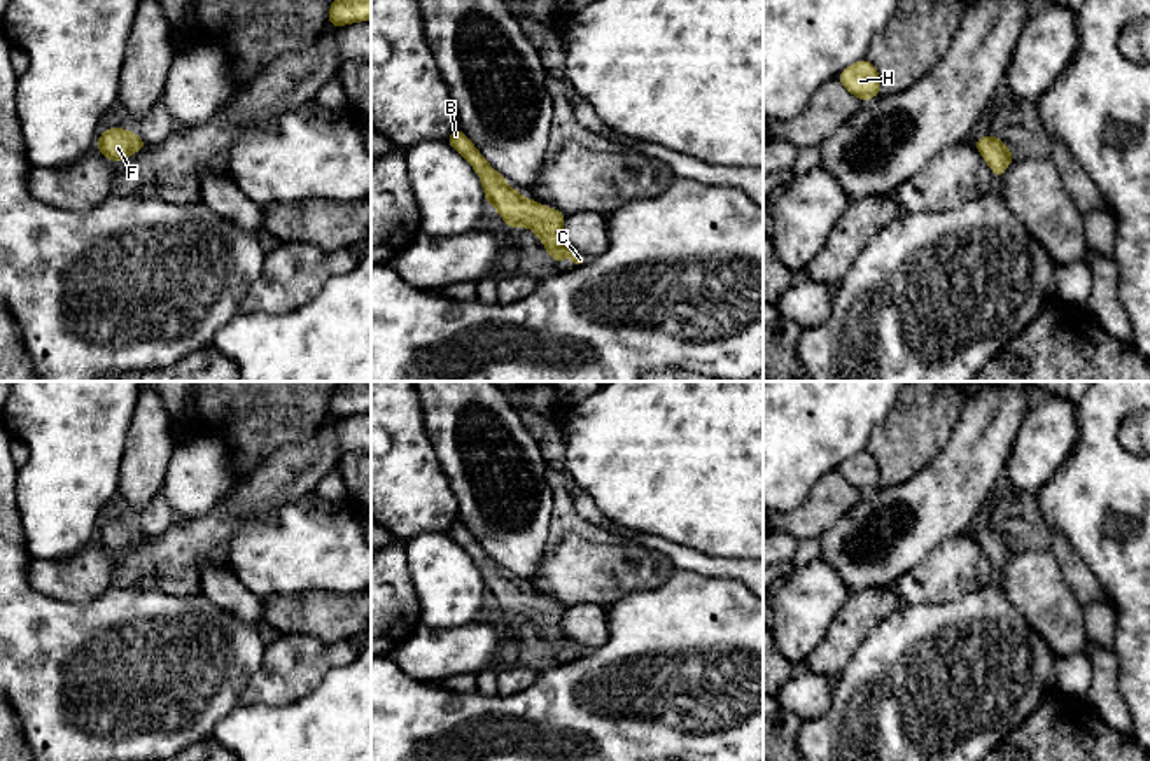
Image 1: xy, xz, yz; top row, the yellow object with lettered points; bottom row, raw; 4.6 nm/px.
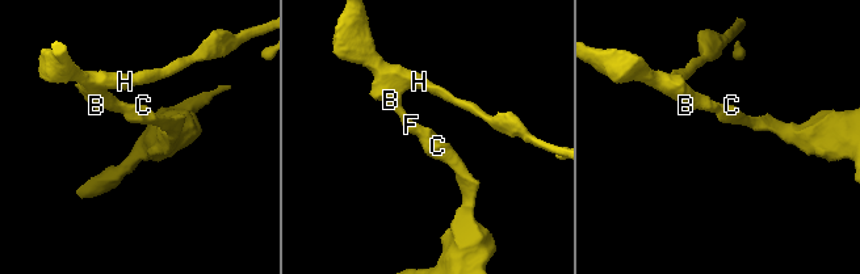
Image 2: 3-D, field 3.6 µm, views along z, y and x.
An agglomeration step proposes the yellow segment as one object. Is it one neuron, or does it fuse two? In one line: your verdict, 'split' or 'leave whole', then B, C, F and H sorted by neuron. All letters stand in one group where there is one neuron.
leave whole; groups B C F H

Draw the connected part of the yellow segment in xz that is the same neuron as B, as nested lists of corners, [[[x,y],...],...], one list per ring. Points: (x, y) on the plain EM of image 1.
[[[459,520],[448,527],[446,534],[476,562],[488,597],[499,604],[508,619],[518,621],[529,618],[541,630],[544,640],[555,654],[560,654],[567,647],[572,649],[572,658],[569,661],[583,658],[590,653],[590,649],[574,646],[572,640],[564,635],[564,604],[546,600],[544,597],[527,591],[516,584],[502,570],[502,567],[487,555],[487,551]]]

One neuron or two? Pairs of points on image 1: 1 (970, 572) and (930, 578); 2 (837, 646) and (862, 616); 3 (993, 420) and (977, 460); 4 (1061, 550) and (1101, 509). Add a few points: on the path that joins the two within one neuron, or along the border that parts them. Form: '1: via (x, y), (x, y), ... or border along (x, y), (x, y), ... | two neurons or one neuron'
1: via (960, 572), (949, 572), (940, 578) | one neuron
2: via (842, 639), (855, 623) | one neuron
3: via (986, 431), (977, 450) | one neuron
4: border along (1051, 527), (1066, 537), (1094, 574) | two neurons

